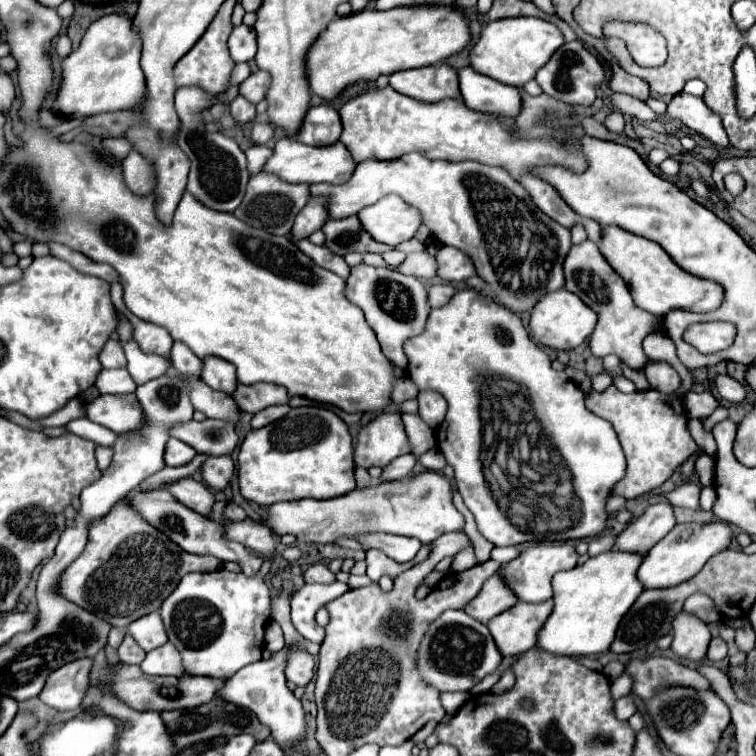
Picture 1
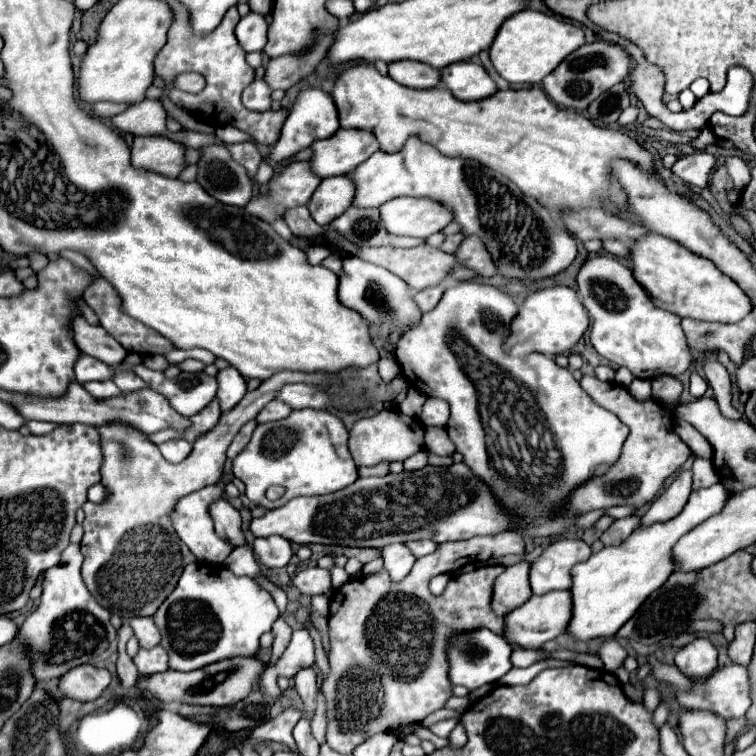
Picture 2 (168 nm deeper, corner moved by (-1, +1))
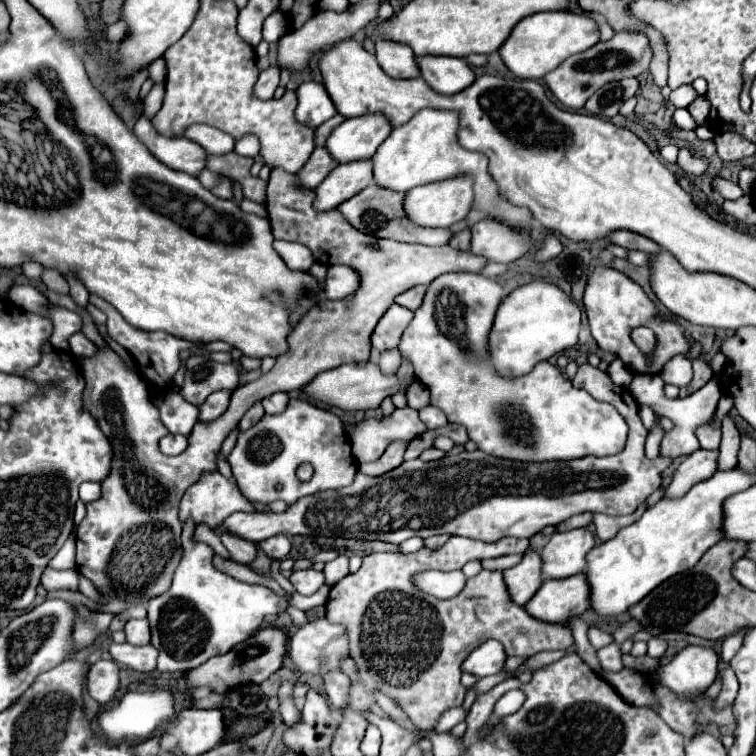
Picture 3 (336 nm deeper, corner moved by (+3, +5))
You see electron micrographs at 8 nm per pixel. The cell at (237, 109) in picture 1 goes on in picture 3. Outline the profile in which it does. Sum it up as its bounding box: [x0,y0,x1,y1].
[254,66,280,100]

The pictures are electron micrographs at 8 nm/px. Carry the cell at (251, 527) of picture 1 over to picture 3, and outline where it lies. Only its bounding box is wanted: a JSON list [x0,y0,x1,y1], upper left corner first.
[258,534,290,560]

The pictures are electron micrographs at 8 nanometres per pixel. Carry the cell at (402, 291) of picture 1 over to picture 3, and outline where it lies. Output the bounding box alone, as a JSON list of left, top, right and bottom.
[324,266,358,300]

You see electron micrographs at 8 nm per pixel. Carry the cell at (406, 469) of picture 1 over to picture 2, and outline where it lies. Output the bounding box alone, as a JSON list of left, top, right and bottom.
[404,450,428,470]

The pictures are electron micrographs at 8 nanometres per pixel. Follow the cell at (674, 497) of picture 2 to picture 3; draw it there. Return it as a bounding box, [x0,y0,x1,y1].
[666,448,718,498]

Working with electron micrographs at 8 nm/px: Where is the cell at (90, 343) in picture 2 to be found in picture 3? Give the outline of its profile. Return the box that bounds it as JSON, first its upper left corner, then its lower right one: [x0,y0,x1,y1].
[48,304,82,350]

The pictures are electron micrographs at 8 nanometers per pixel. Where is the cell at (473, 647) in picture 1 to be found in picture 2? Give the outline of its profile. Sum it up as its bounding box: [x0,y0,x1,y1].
[446,628,512,692]

